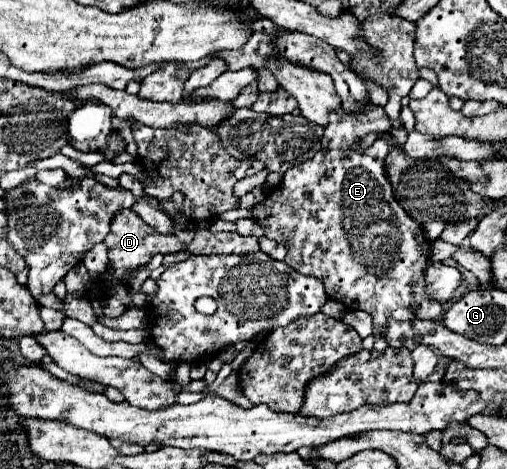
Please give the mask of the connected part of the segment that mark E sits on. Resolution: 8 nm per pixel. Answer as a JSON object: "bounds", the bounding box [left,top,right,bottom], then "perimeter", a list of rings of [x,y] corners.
{"bounds":[253,107,443,333],"perimeter":[[[369,107],[361,119],[357,115],[345,115],[345,111],[337,111],[329,115],[329,127],[323,135],[323,147],[317,151],[309,161],[301,163],[299,167],[291,167],[281,185],[273,189],[273,193],[257,203],[253,207],[253,219],[265,229],[265,235],[269,239],[275,239],[277,243],[287,243],[287,265],[303,275],[313,275],[323,281],[325,293],[329,299],[335,299],[343,303],[345,307],[351,307],[349,311],[367,311],[375,325],[373,333],[381,331],[381,323],[389,315],[393,319],[441,319],[443,307],[437,299],[429,297],[425,293],[425,269],[429,265],[429,241],[425,237],[425,231],[421,225],[417,225],[405,209],[395,201],[391,183],[385,179],[383,161],[389,153],[389,145],[373,145],[363,153],[353,151],[355,141],[365,137],[371,131],[387,133],[391,131],[391,121],[385,115],[383,107]]]}

